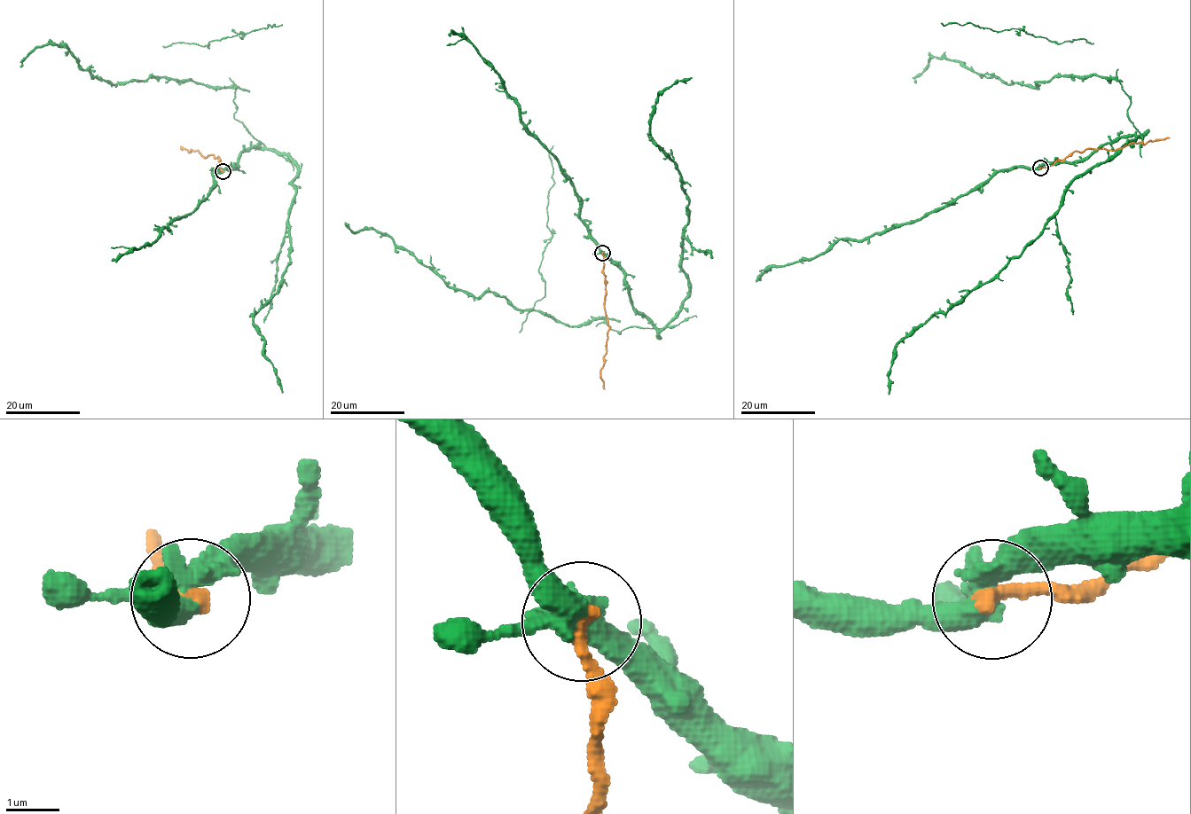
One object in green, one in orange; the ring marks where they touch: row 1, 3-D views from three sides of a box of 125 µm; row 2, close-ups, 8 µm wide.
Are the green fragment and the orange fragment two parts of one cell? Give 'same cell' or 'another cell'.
another cell

